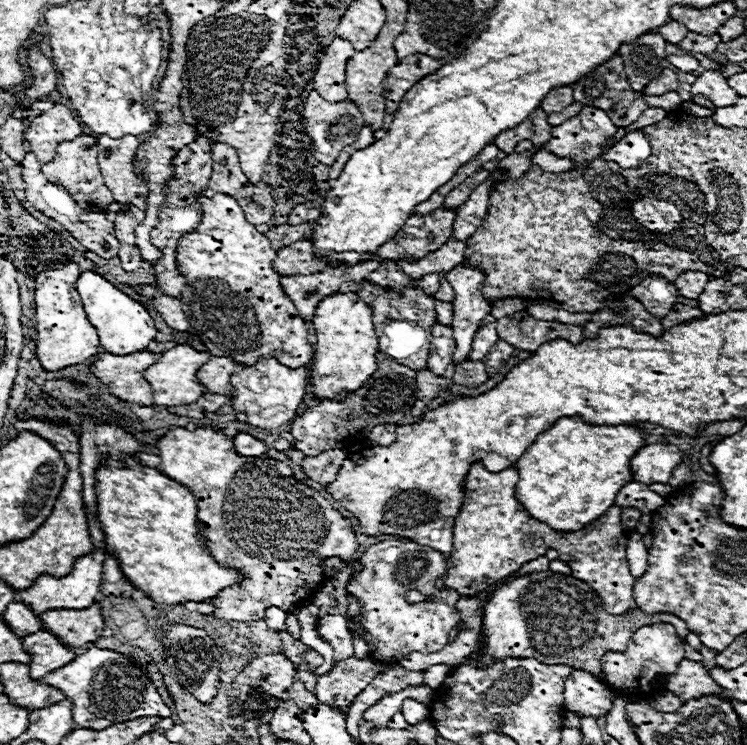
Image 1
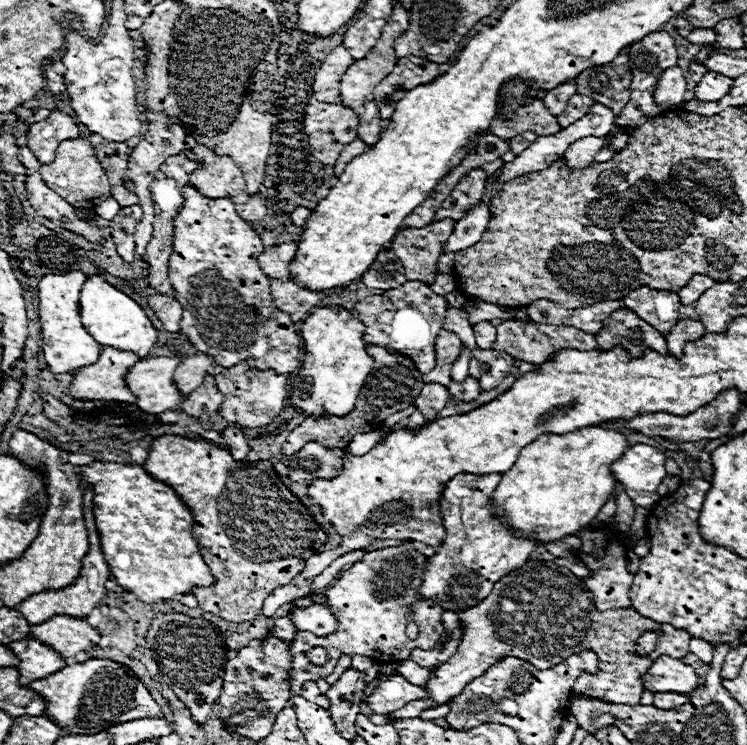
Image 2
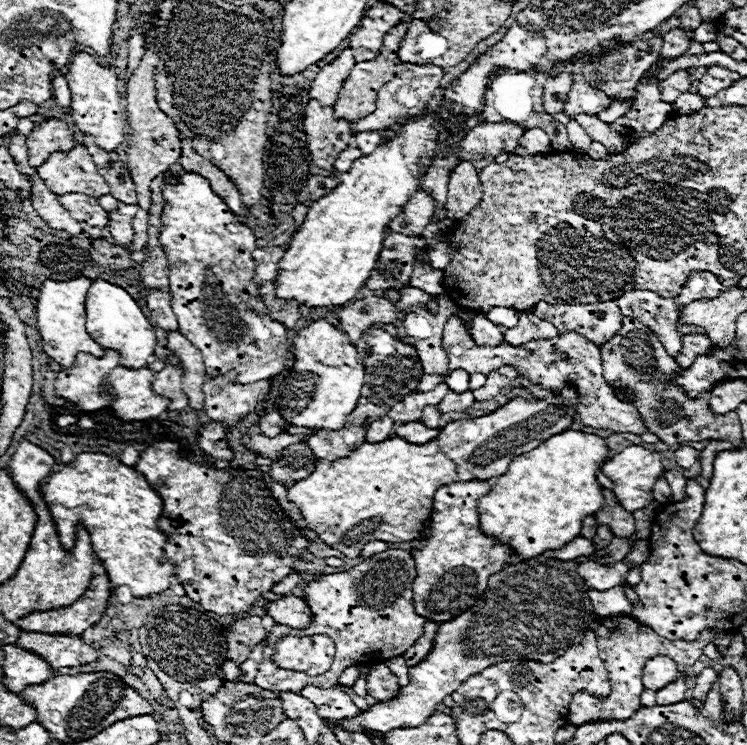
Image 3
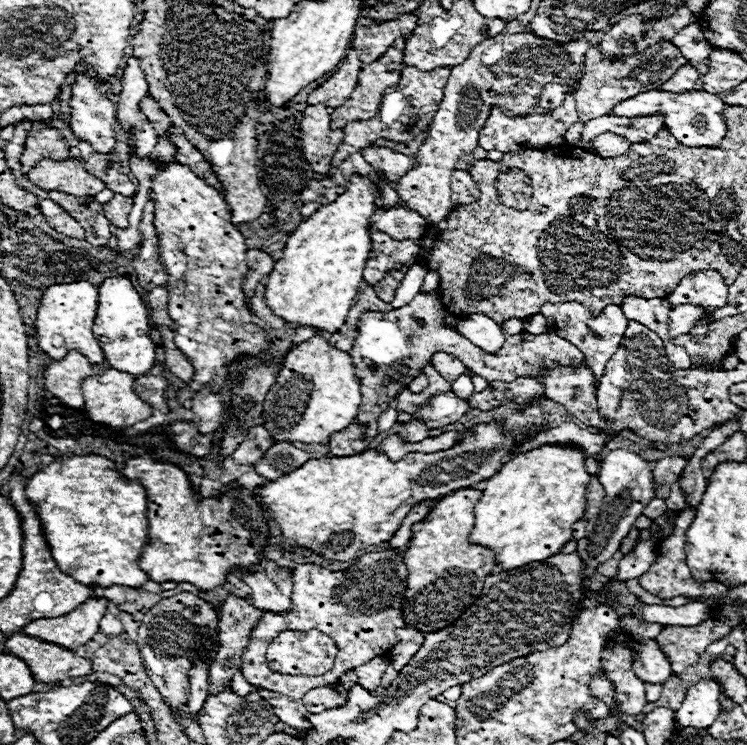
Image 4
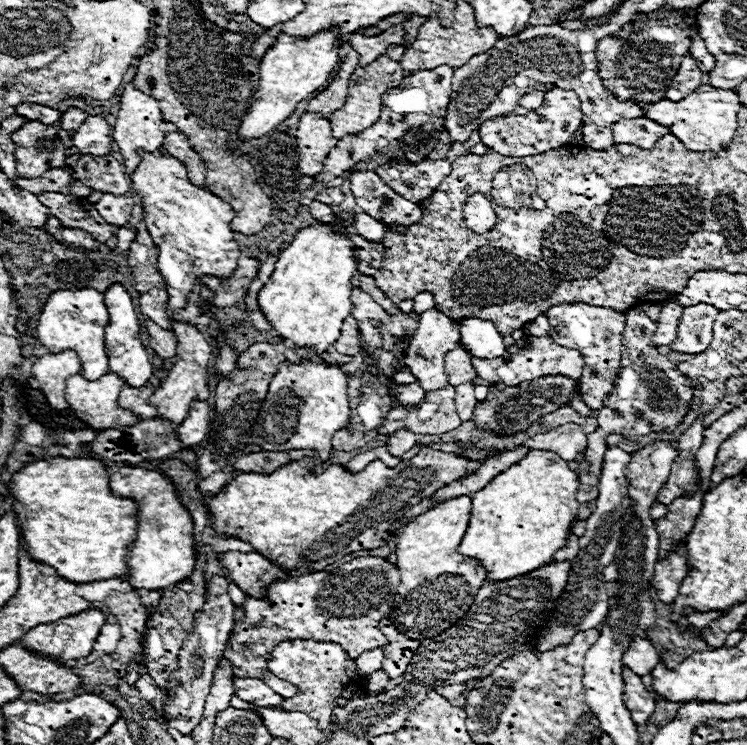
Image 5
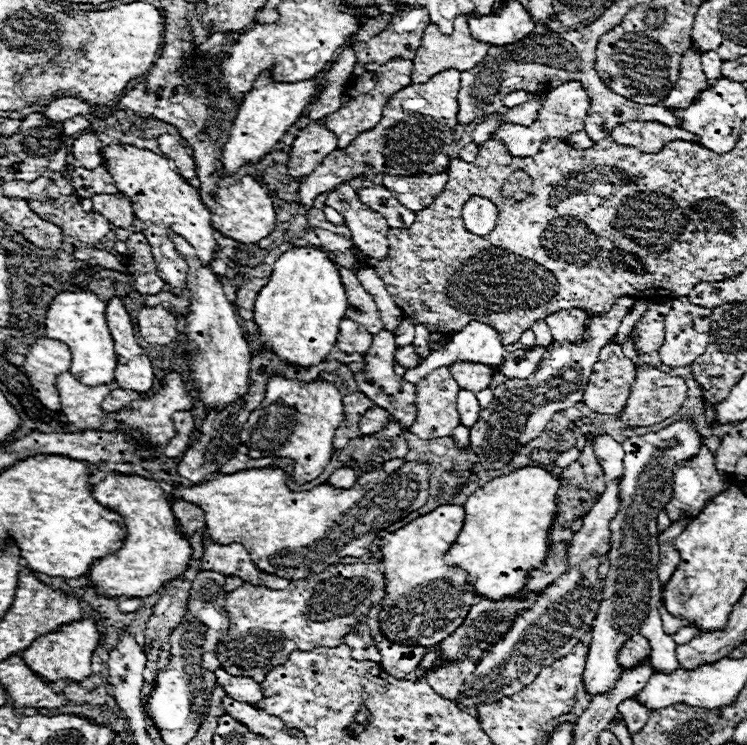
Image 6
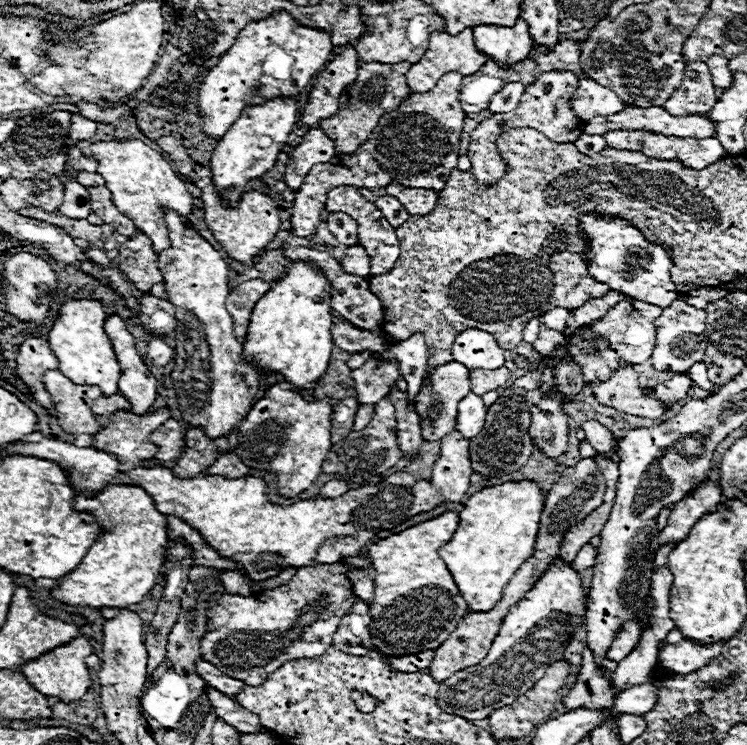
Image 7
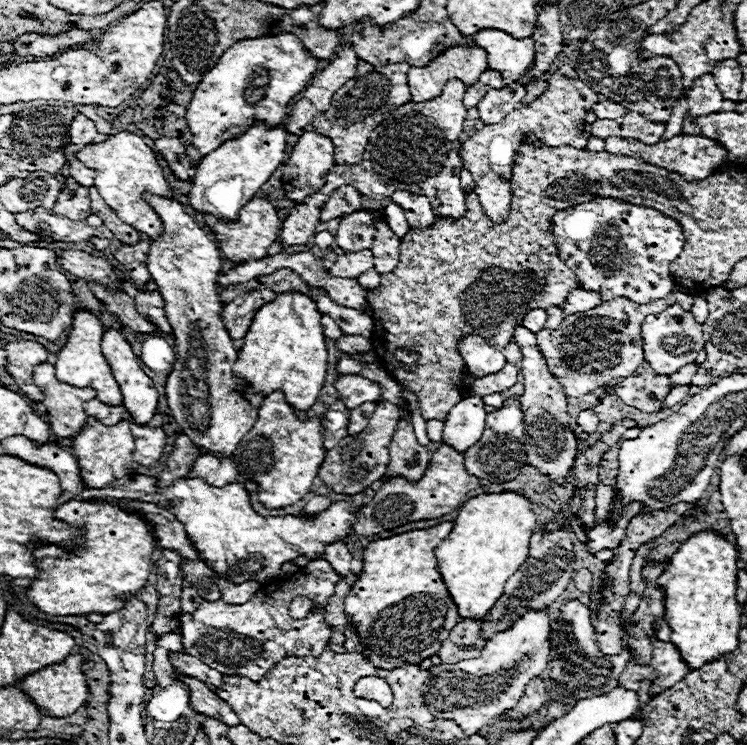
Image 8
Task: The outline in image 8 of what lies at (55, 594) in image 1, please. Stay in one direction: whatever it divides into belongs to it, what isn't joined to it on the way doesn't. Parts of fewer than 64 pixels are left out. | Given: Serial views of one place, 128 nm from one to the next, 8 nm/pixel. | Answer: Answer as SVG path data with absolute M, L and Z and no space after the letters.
M80 654L68 656L68 660L64 660L62 664L54 664L52 668L42 668L40 672L26 676L20 682L20 688L46 716L56 716L56 718L72 716L82 704L86 704L86 698L88 698L86 678L84 678L80 666L82 666Z

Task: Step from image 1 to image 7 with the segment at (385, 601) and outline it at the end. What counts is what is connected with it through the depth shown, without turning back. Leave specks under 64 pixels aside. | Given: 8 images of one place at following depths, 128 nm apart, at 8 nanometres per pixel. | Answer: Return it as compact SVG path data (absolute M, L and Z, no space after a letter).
M342 564L304 566L284 586L248 598L224 594L208 608L208 632L200 640L202 660L208 660L226 676L260 686L284 662L324 654L354 600L344 572Z

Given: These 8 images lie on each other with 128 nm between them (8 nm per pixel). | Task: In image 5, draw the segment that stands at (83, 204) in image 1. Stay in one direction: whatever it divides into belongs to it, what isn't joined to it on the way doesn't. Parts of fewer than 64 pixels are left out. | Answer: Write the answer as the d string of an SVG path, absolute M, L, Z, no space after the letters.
M52 168L52 170L44 172L44 176L34 178L34 180L16 178L14 186L20 188L20 190L28 190L32 194L40 194L40 192L68 192L72 196L88 196L88 194L92 194L90 188L80 184L80 180L74 180L70 176L70 172L66 172L62 168Z

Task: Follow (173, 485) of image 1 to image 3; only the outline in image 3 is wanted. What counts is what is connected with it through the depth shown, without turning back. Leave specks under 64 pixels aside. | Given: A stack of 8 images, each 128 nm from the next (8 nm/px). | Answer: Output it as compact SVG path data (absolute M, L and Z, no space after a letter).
M82 452L74 462L48 476L40 488L46 506L52 506L50 516L64 550L76 544L76 526L84 524L92 536L92 548L114 586L128 586L136 598L148 598L148 594L170 588L168 576L172 576L174 566L162 554L166 536L156 526L162 500L132 466L124 466L106 454Z

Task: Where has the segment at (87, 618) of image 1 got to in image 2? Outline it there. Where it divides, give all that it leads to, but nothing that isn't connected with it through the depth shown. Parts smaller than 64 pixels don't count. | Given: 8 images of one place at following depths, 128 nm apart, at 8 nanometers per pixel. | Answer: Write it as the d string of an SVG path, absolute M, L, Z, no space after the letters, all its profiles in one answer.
M54 616L44 624L32 626L28 638L44 642L54 652L60 652L64 660L82 650L90 650L100 642L100 634L88 626L86 620L76 620L70 616Z

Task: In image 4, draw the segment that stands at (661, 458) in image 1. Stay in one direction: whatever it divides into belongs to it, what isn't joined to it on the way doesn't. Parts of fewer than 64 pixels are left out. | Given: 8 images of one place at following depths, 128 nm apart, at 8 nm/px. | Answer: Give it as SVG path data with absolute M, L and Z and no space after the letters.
M630 450L608 452L602 460L598 482L604 488L604 500L600 506L600 514L596 520L586 522L588 534L586 534L586 538L578 540L578 554L580 554L582 562L586 564L586 568L584 568L586 576L594 576L596 566L614 556L614 552L620 548L622 540L634 526L636 518L642 514L644 506L654 498L654 478L652 478L650 462Z

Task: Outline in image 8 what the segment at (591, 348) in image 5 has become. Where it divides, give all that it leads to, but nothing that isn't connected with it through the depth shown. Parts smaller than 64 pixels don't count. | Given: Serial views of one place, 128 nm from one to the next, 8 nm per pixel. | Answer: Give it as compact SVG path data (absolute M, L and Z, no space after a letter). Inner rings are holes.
M552 306L546 310L548 312L548 320L546 320L546 328L558 328L560 322L564 320L564 312L558 306ZM678 386L671 390L670 394L666 396L662 410L670 408L673 405L680 403L688 394L689 386Z

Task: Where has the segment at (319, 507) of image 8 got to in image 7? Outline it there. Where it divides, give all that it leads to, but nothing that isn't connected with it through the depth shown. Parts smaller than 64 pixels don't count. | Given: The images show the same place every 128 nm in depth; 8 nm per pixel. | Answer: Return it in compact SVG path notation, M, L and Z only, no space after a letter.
M330 480L320 488L320 496L322 498L338 498L346 490L348 490L348 484L344 480Z

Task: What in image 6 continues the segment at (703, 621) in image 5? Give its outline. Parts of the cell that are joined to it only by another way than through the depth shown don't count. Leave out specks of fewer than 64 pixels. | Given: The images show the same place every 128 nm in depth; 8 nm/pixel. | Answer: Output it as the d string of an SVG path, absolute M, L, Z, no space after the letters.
M664 600L660 602L660 614L662 614L662 620L664 620L664 630L666 630L666 634L676 634L680 628L688 626L688 620L674 618L672 614L666 612L666 608L664 608Z

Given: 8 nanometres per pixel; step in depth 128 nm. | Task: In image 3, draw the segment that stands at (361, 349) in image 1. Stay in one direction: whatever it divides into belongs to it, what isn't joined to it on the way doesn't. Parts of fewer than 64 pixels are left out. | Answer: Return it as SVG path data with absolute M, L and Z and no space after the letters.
M316 320L302 328L292 340L292 354L292 370L272 396L274 410L278 410L290 426L304 426L310 430L344 428L346 416L356 408L364 384L364 366L356 360L358 354L348 342L348 336L326 320Z

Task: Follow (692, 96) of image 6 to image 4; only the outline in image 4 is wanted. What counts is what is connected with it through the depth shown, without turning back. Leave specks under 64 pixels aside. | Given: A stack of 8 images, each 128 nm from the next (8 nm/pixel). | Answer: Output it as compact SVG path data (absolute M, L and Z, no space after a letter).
M684 64L682 68L676 70L676 74L660 88L662 92L672 92L672 94L682 94L686 90L694 88L694 82L700 78L698 70L690 64Z

